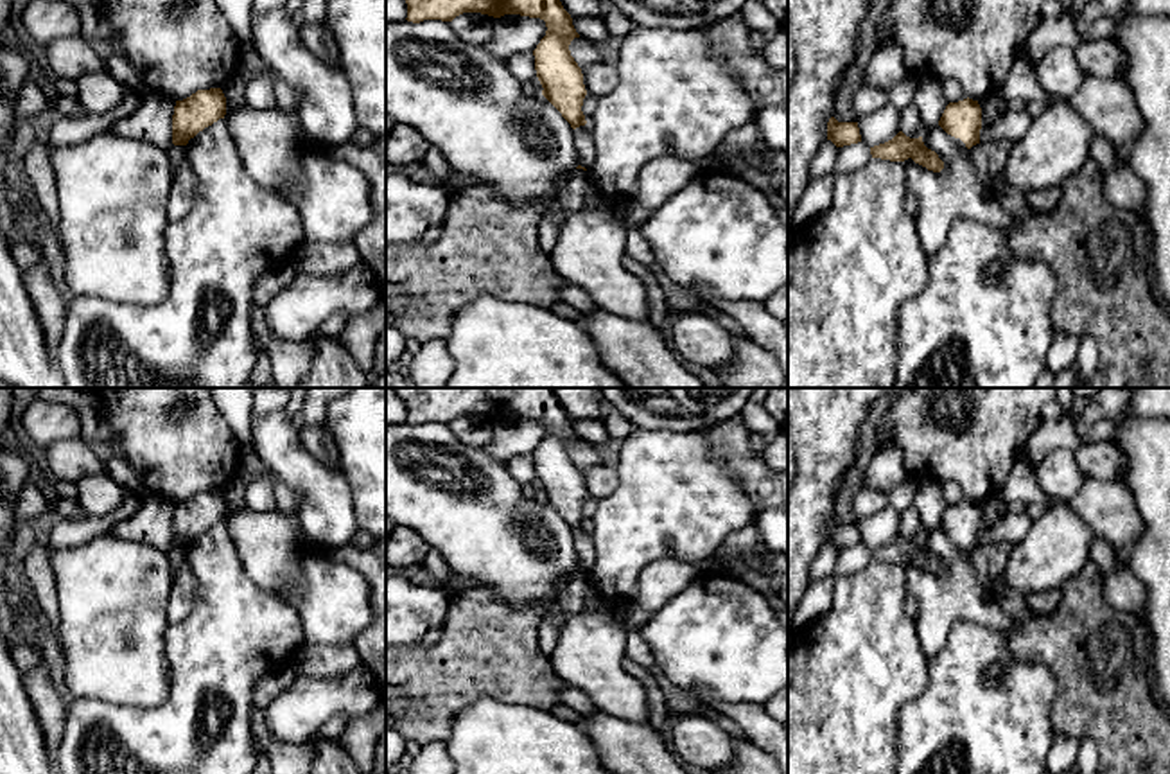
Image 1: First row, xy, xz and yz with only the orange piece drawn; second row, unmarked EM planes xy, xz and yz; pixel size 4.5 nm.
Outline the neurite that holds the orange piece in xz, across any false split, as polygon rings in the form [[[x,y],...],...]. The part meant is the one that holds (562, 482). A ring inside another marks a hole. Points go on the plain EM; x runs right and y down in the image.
[[[391,388],[407,406],[407,424],[452,424],[463,415],[493,420],[520,417],[546,424],[546,438],[535,458],[542,497],[562,515],[572,532],[585,528],[581,514],[587,497],[583,476],[569,447],[580,440],[571,417],[553,388]]]

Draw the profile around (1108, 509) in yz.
[[[1087,478],[1075,497],[1064,501],[1093,532],[1125,553],[1143,532],[1143,519],[1122,481]]]

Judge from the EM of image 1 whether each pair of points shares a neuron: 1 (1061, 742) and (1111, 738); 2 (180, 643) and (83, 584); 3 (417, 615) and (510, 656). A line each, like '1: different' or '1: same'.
1: different
2: different
3: different

